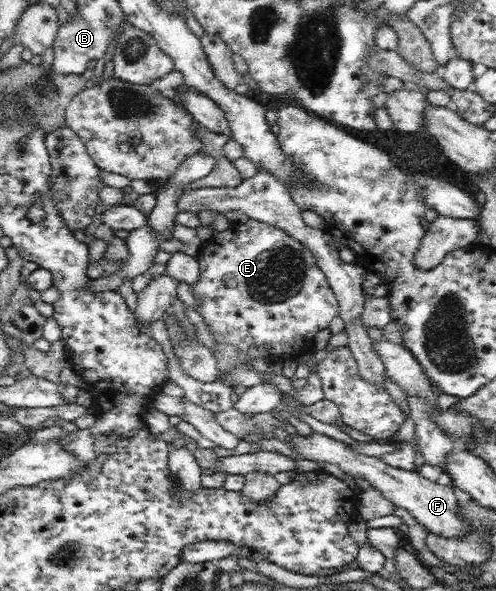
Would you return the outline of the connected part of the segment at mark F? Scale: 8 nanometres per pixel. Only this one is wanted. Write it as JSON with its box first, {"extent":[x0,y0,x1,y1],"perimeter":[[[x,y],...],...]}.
{"extent":[289,432,473,540],"perimeter":[[[312,432],[307,438],[300,436],[300,434],[294,434],[291,437],[292,442],[289,443],[289,446],[294,453],[304,456],[307,460],[316,461],[318,464],[323,462],[338,465],[347,475],[366,479],[370,485],[382,492],[388,500],[391,500],[396,507],[406,508],[433,535],[462,540],[464,536],[472,534],[473,528],[471,528],[469,520],[460,514],[459,499],[452,485],[441,486],[437,482],[426,480],[416,471],[393,468],[383,462],[381,458],[353,452],[344,442],[334,440],[326,434]]]}

